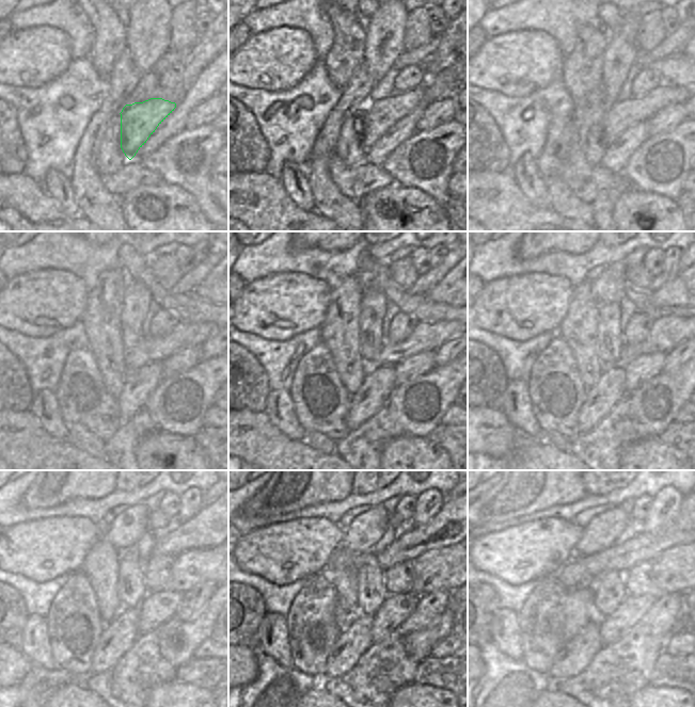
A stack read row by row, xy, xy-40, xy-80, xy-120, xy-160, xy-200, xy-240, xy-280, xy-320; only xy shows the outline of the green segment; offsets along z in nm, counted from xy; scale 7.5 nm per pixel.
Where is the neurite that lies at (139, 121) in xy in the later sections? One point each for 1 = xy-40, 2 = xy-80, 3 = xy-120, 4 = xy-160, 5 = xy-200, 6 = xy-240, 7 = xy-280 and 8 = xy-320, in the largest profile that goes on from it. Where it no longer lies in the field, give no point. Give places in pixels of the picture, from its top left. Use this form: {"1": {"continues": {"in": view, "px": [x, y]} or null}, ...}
{"1": {"continues": {"in": "xy-40", "px": [377, 117]}}, "2": {"continues": {"in": "xy-80", "px": [621, 114]}}, "3": {"continues": {"in": "xy-120", "px": [149, 350]}}, "4": {"continues": {"in": "xy-160", "px": [425, 337]}}, "5": {"continues": {"in": "xy-200", "px": [668, 332]}}, "6": {"continues": {"in": "xy-240", "px": [193, 567]}}, "7": {"continues": {"in": "xy-280", "px": [445, 568]}}, "8": {"continues": {"in": "xy-320", "px": [680, 568]}}}

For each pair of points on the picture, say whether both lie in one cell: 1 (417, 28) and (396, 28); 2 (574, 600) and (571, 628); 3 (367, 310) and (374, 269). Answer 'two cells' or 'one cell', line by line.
1: two cells
2: one cell
3: two cells

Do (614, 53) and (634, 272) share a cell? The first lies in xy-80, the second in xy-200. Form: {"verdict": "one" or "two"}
{"verdict": "two"}

